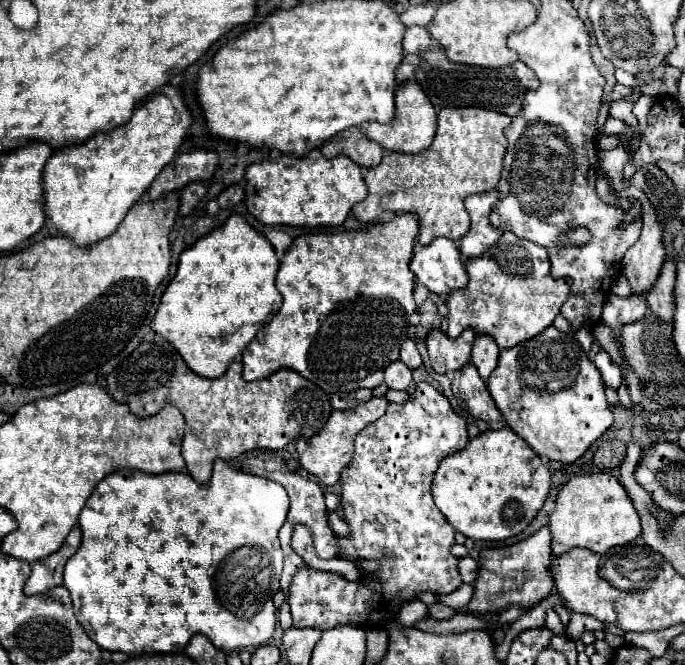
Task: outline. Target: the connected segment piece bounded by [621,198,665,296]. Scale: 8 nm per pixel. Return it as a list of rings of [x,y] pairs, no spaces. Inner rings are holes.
[[[643,198],[643,228],[639,240],[623,256],[621,272],[631,284],[633,296],[645,296],[659,278],[665,262],[665,250],[661,242],[661,226],[653,212],[653,206]]]

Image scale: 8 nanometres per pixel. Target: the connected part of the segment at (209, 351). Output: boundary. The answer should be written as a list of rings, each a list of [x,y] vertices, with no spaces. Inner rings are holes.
[[[233,214],[221,228],[199,238],[191,248],[181,252],[177,274],[161,298],[159,310],[151,320],[151,328],[175,346],[195,374],[219,378],[235,356],[247,348],[265,318],[273,312],[273,302],[279,296],[275,288],[277,268],[279,258],[275,256],[271,242],[255,232],[239,214]]]

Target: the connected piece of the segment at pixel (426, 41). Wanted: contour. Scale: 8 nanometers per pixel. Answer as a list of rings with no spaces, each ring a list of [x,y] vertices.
[[[421,26],[407,28],[405,38],[403,38],[403,50],[405,52],[423,56],[423,52],[427,52],[431,46],[433,46],[433,38],[427,32],[427,28],[421,28]]]

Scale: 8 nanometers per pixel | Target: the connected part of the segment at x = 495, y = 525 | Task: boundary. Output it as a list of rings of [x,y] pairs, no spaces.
[[[511,428],[487,430],[467,448],[447,456],[433,478],[433,500],[457,532],[471,540],[507,540],[527,528],[549,494],[551,478],[541,458]]]

